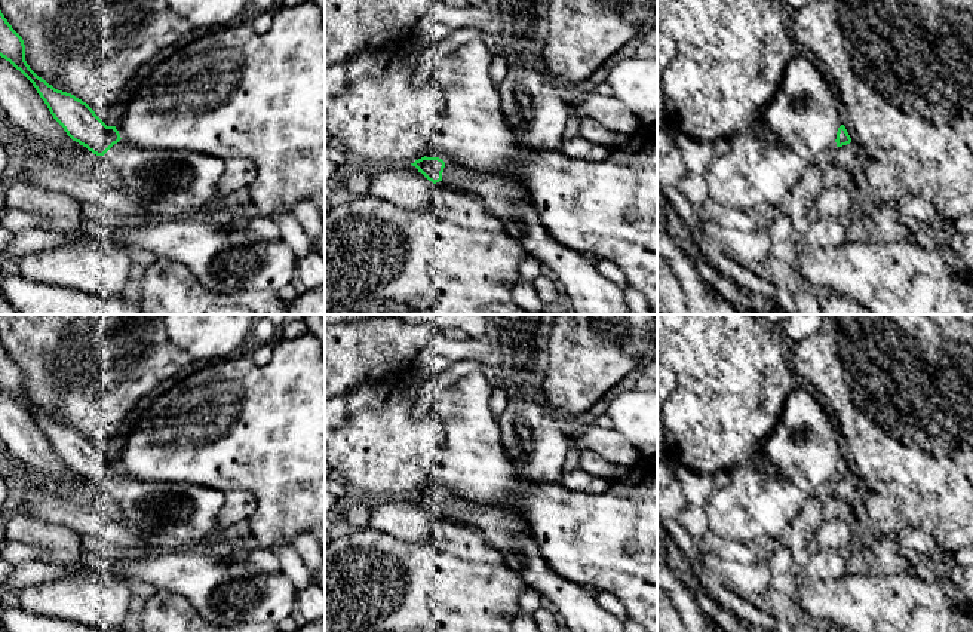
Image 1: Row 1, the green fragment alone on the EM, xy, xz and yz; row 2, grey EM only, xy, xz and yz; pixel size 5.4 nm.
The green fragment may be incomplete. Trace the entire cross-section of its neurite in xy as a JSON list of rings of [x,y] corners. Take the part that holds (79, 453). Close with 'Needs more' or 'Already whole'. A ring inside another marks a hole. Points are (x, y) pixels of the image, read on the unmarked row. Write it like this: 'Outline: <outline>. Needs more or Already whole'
Outline: [[[0,343],[0,389],[36,420],[67,467],[105,493],[119,506],[123,522],[154,542],[190,547],[217,531],[225,493],[191,482],[144,482],[125,475],[116,458],[107,458],[95,444],[71,426],[55,421],[25,393],[22,369]]]. Needs more

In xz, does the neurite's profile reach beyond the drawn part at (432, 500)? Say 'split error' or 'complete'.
split error

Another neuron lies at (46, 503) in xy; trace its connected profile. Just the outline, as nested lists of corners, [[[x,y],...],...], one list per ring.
[[[37,476],[34,479],[27,478],[21,485],[24,510],[40,521],[65,525],[80,536],[95,536],[110,547],[139,547],[145,550],[154,543],[125,522],[111,522],[102,518],[90,503],[70,497]]]

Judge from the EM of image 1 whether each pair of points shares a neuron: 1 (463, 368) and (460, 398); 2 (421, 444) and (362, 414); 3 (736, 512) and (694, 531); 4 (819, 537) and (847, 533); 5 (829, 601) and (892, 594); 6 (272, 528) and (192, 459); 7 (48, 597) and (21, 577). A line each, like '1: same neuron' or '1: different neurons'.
1: different neurons
2: same neuron
3: different neurons
4: same neuron
5: same neuron
6: same neuron
7: different neurons

